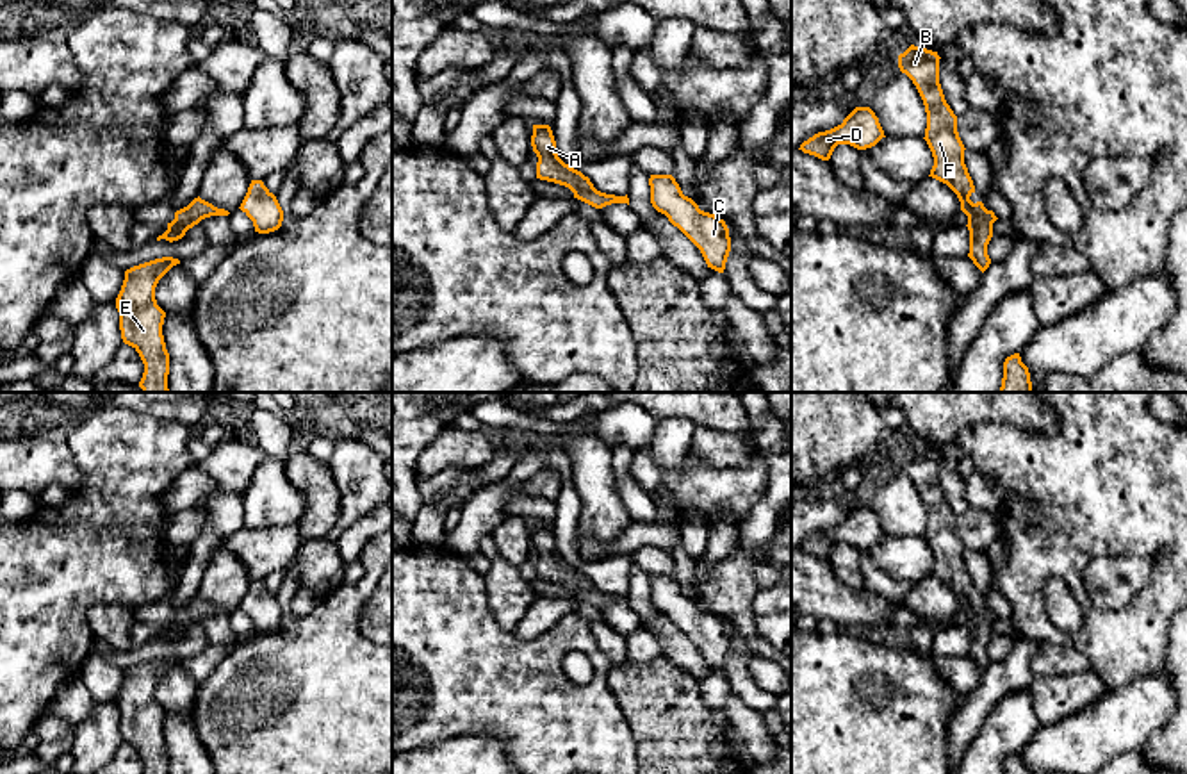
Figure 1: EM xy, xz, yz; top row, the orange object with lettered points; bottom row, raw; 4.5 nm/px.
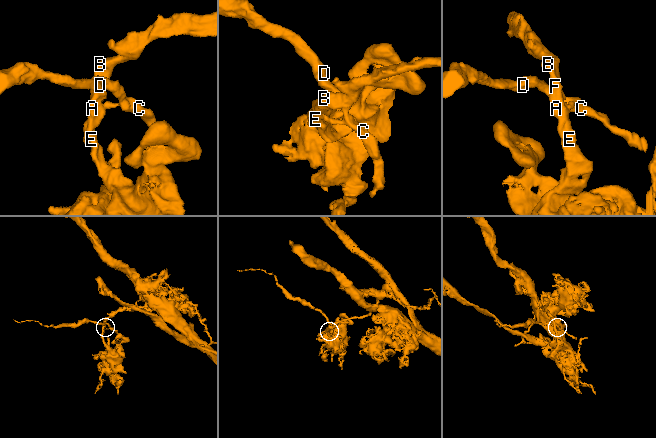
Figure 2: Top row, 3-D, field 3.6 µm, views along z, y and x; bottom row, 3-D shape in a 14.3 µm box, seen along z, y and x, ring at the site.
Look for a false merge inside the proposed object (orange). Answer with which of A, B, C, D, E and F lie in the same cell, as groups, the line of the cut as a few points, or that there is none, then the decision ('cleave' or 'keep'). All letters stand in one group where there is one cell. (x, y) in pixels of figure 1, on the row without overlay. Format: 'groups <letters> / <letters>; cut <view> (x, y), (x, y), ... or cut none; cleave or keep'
groups A B E F / C D; cut xz (592, 585), (574, 592); cleave

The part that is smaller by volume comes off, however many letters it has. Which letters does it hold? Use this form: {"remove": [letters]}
{"remove": ["C", "D"]}

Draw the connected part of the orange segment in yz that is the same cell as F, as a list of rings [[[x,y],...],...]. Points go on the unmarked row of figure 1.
[[[911,444],[898,455],[898,467],[916,485],[927,512],[925,540],[932,551],[932,578],[946,583],[959,597],[961,610],[968,615],[970,653],[968,656],[984,672],[991,658],[987,644],[993,637],[993,622],[982,601],[973,603],[973,580],[964,564],[964,544],[957,531],[957,515],[945,499],[939,483],[937,451]]]

